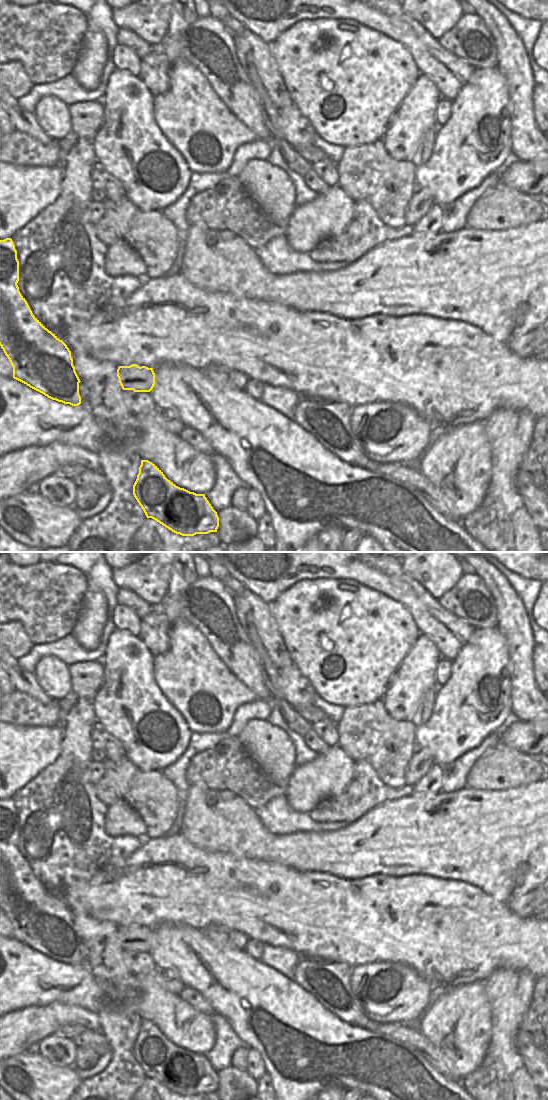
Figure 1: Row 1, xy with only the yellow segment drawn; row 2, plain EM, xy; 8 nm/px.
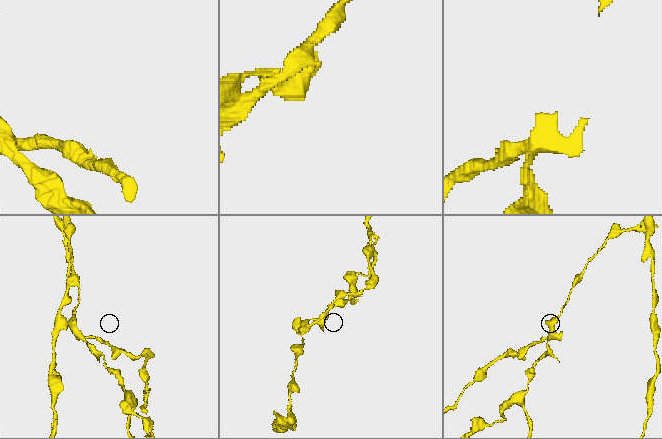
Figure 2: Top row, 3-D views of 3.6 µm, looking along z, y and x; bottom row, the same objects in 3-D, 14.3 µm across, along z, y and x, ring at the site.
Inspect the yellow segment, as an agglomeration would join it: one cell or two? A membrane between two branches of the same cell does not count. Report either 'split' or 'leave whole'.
split

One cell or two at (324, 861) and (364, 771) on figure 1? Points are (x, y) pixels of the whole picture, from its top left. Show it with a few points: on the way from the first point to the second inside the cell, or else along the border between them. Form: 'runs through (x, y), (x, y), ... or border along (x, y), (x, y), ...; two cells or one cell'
border along (370, 809), (350, 823); two cells

